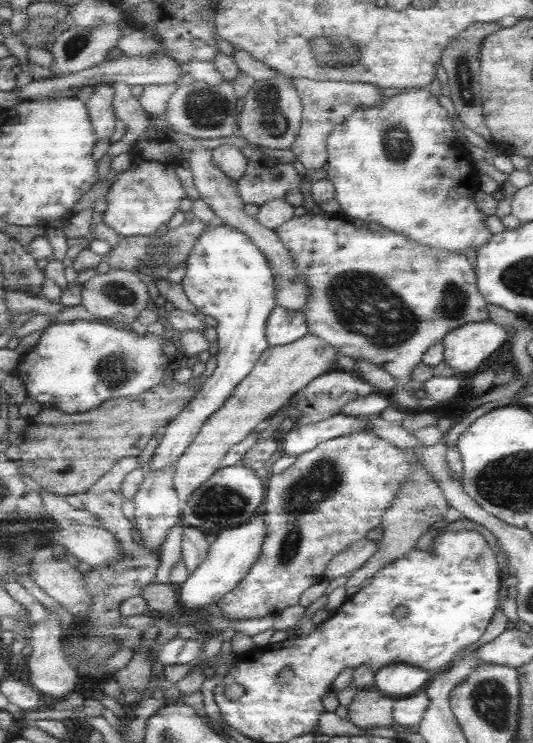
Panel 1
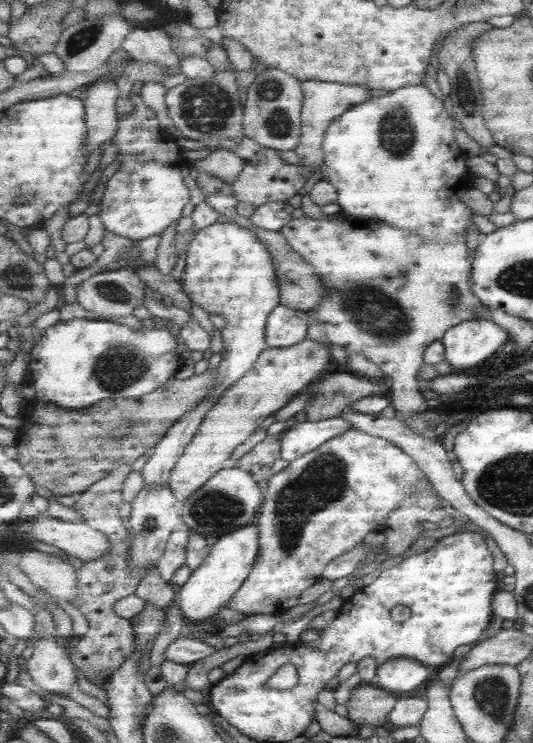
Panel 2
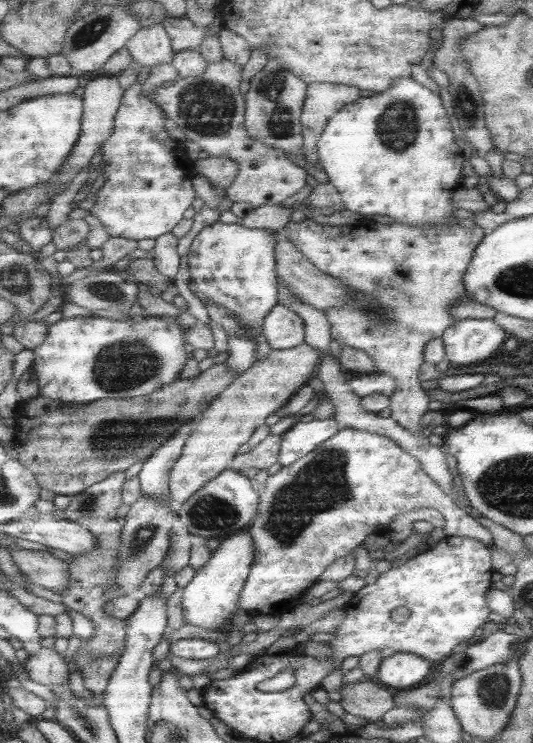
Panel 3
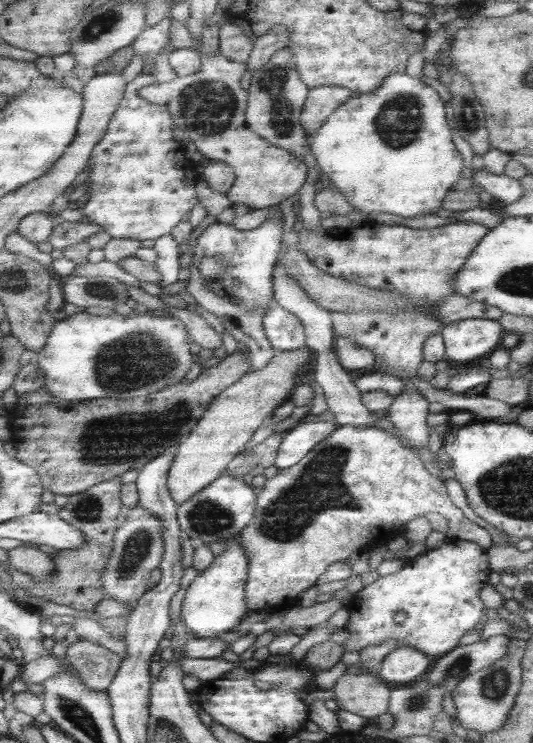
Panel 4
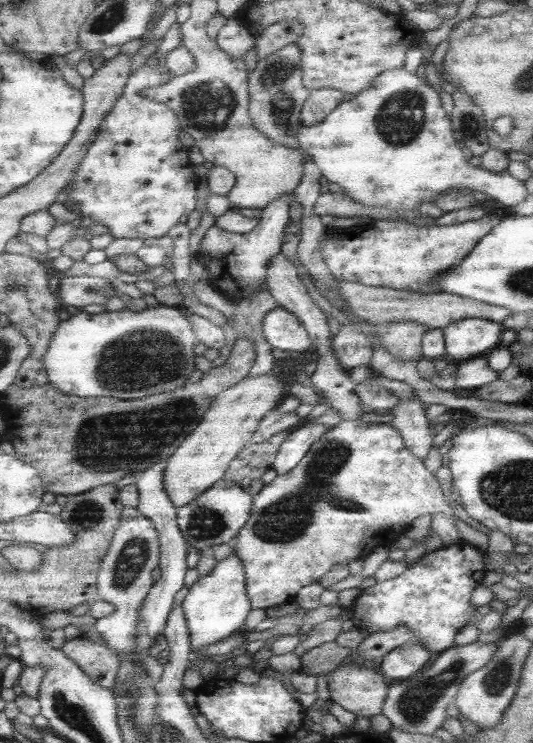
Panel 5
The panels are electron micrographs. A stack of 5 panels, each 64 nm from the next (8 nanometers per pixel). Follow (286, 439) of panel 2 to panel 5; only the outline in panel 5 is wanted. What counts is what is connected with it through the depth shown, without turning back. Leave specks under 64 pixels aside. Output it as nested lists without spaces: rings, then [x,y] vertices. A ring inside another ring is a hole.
[[[305,424],[294,427],[291,437],[281,446],[272,468],[278,476],[285,476],[291,472],[301,458],[307,453],[313,442],[316,442],[328,428],[320,424]]]

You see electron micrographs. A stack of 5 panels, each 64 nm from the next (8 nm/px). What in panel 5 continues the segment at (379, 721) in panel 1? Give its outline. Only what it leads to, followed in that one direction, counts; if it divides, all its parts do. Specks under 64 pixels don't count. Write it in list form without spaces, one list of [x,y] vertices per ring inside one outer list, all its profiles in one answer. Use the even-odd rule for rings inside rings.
[[[353,662],[330,671],[329,681],[327,682],[329,699],[332,703],[349,710],[349,712],[357,716],[363,717],[372,717],[380,714],[383,699],[386,697],[387,686],[387,680],[378,671],[367,669],[364,666],[357,667]]]

